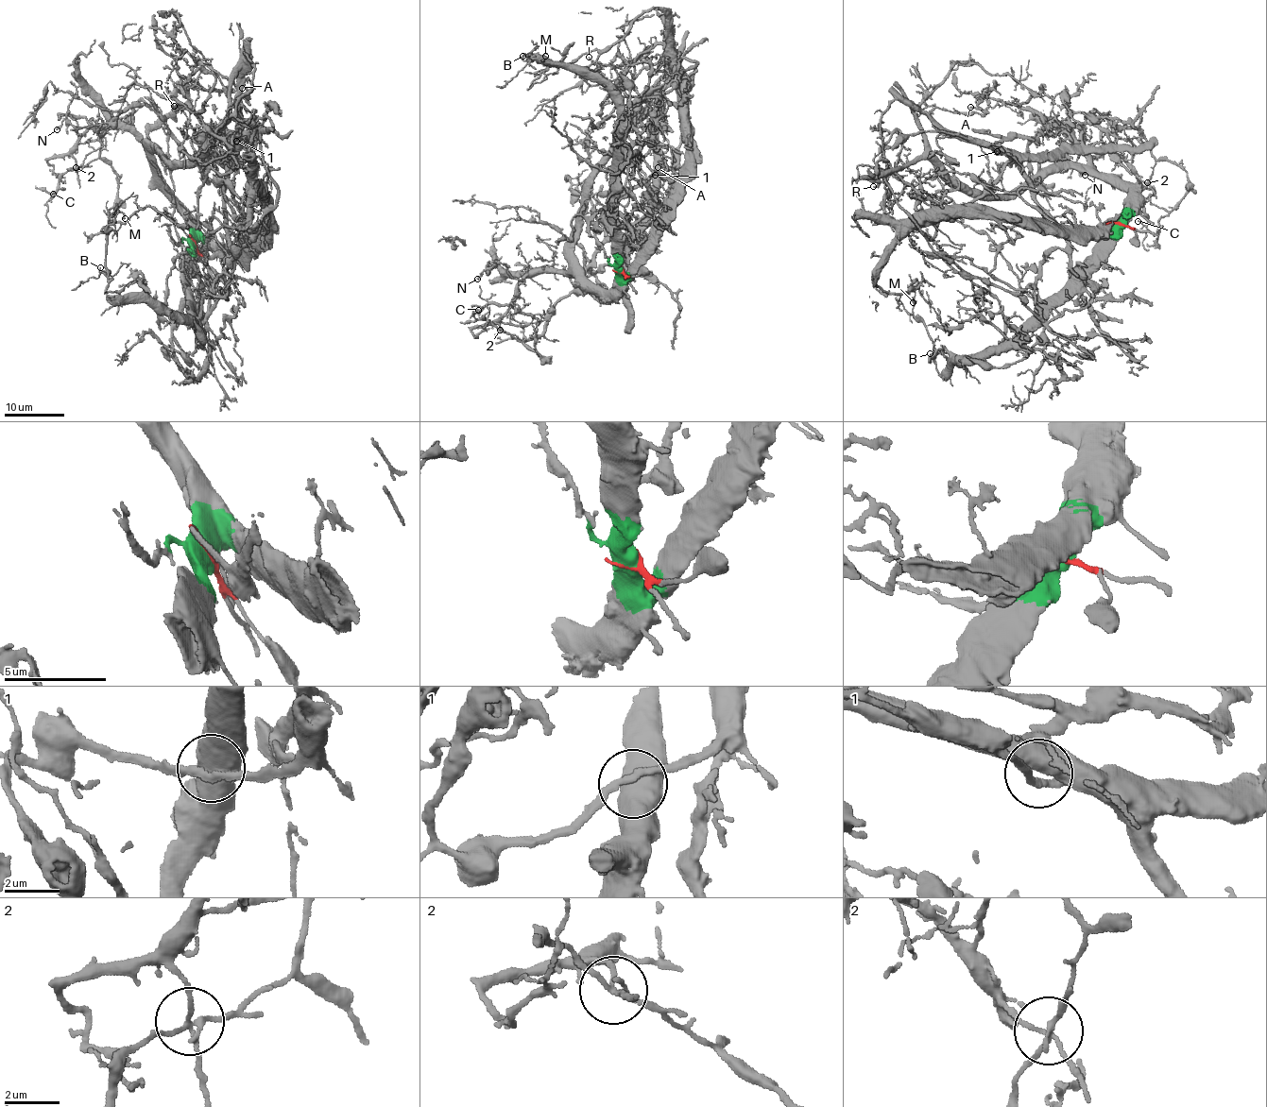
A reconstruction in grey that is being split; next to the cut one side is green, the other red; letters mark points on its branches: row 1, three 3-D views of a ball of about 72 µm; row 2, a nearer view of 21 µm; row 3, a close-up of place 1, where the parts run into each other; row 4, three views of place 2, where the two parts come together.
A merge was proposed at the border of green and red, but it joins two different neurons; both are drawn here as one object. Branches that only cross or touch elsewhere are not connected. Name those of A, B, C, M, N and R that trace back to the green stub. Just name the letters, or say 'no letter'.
B, M, N, R

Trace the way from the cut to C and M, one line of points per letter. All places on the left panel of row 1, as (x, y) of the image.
C: (194, 242), (223, 244), (232, 159), (196, 160), (142, 101), (53, 194)
M: (194, 242), (195, 267), (187, 272), (193, 317), (114, 300), (106, 295), (107, 221), (114, 213), (125, 218)

